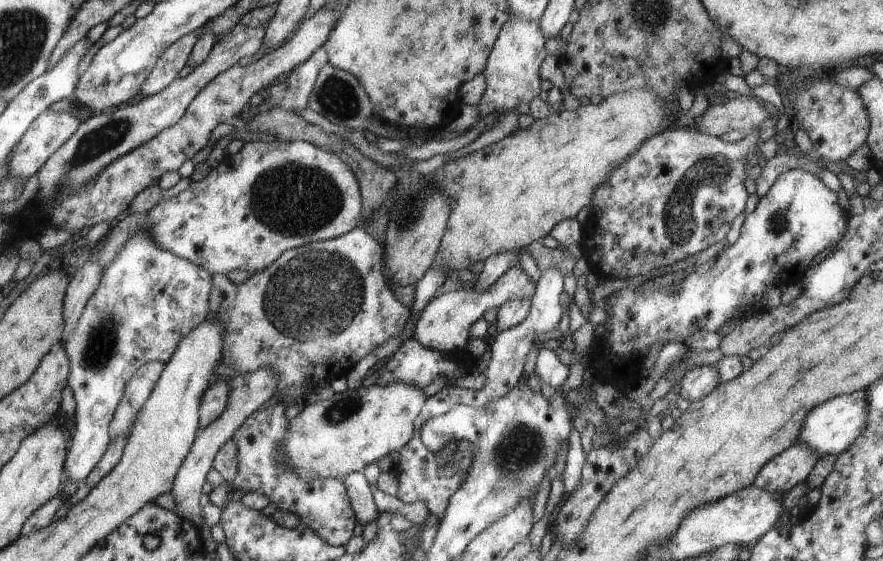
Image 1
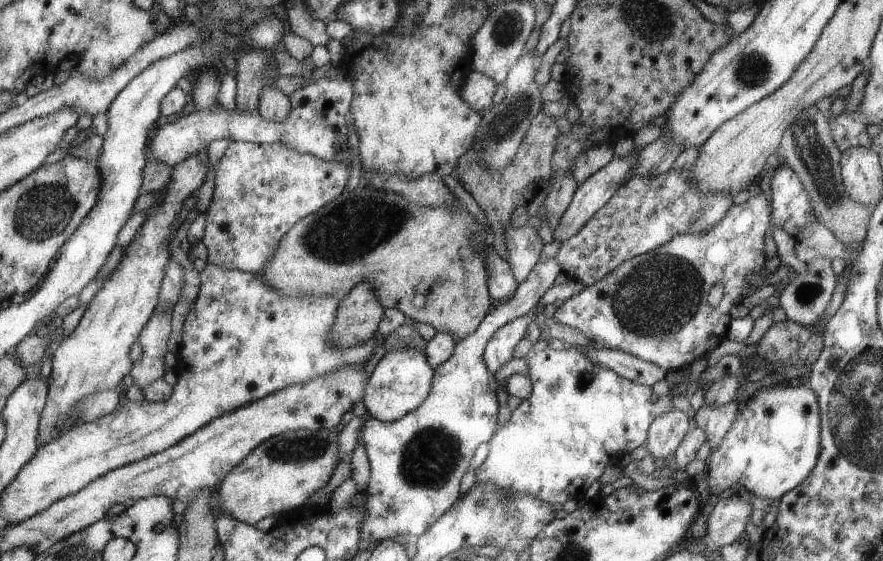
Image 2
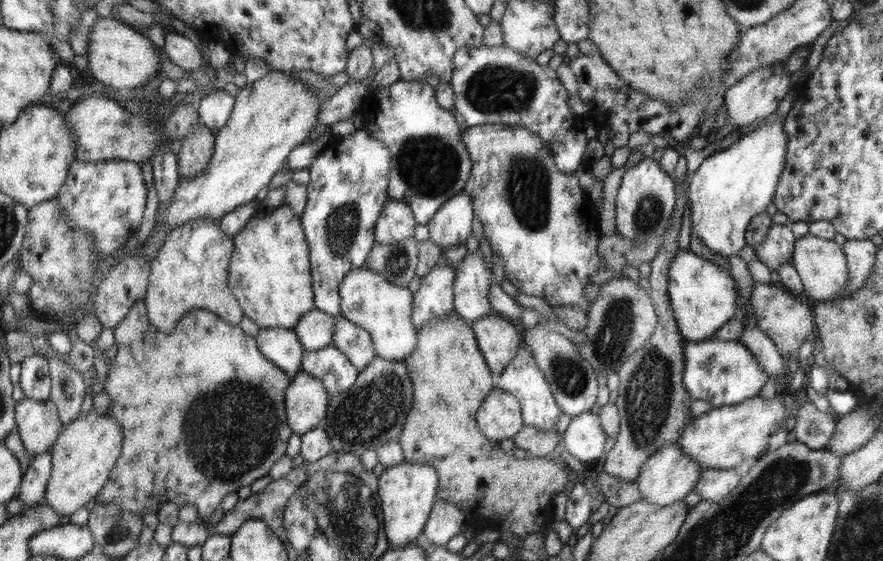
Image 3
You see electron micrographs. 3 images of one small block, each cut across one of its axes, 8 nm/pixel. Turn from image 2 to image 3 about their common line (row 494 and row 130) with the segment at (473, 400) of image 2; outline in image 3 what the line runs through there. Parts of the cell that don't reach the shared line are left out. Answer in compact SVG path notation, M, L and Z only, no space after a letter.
M426 79L398 80L385 88L378 88L365 95L361 105L365 118L364 130L381 140L391 152L388 194L390 199L406 201L417 219L417 224L432 222L438 209L452 199L468 182L473 161L463 140L460 140L460 124L452 111L442 108L436 97L436 89Z

